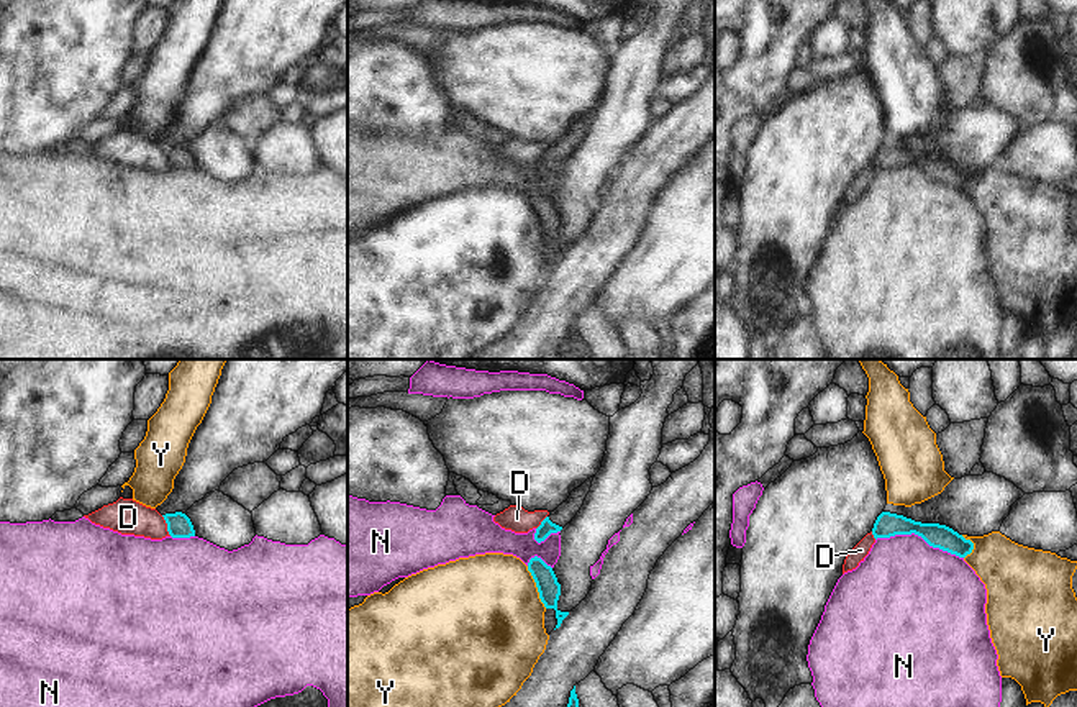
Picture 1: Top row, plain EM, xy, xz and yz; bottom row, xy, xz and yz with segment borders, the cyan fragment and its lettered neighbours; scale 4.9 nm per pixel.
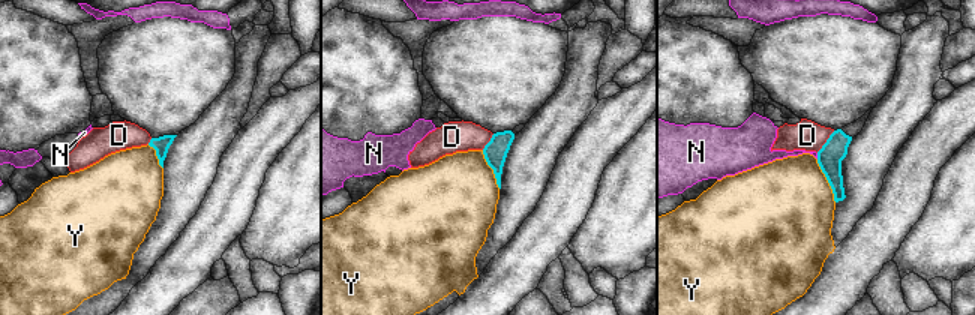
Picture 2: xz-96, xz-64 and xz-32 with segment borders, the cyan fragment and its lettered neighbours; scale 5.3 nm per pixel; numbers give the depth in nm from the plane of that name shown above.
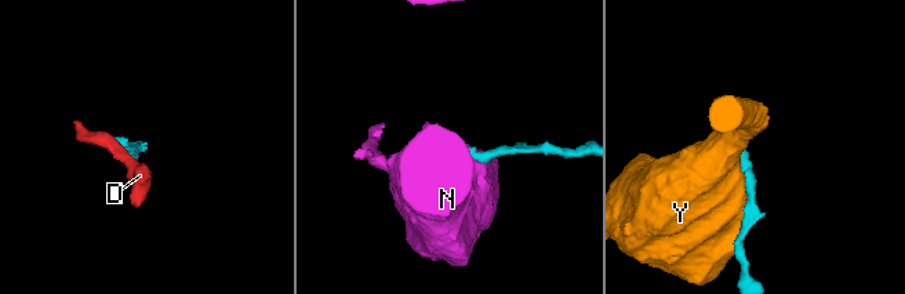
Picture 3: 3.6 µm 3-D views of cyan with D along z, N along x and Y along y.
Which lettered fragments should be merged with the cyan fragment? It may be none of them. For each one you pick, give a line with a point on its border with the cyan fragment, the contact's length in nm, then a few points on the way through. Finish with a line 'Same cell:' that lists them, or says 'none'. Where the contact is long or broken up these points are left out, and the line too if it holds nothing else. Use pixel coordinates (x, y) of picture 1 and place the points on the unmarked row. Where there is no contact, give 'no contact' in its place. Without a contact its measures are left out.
Same cell: none

